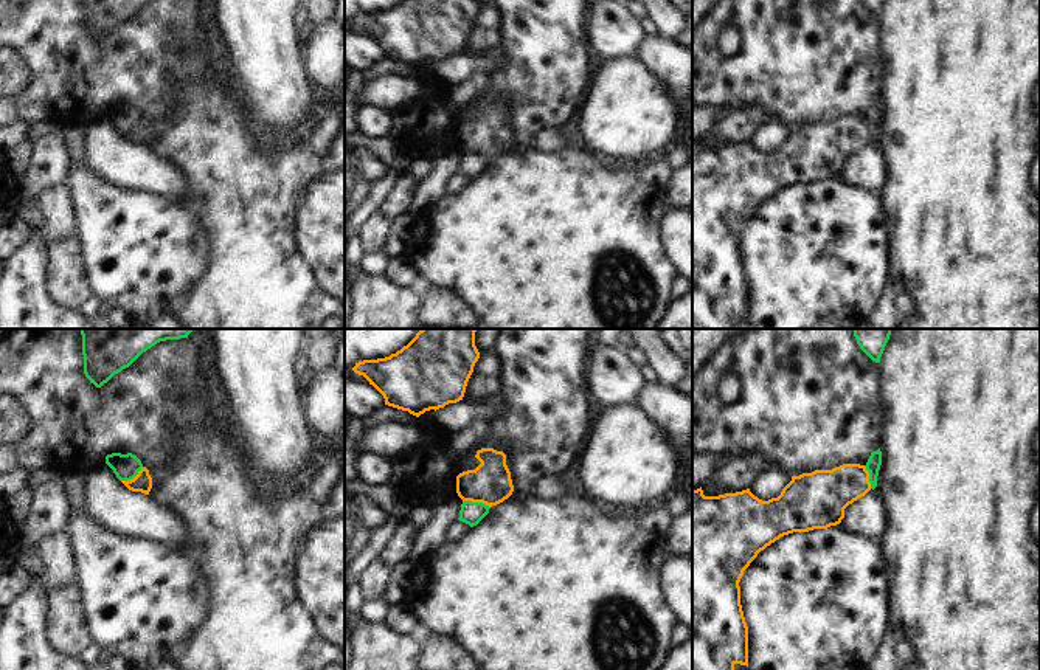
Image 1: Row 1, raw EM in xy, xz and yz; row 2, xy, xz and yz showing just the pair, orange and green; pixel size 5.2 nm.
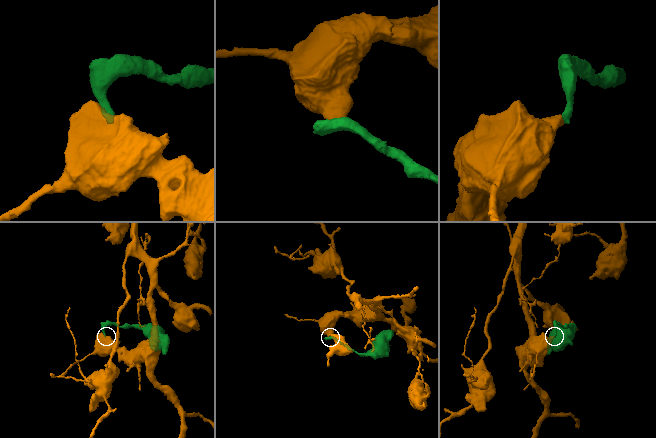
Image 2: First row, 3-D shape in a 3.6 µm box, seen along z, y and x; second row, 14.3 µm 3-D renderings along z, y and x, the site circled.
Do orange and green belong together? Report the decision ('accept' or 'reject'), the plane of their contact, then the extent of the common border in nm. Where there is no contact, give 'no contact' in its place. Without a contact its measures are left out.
reject | xz | 150 nm

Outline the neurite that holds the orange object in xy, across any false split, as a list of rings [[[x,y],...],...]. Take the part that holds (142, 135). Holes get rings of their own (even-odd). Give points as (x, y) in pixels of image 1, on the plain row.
[[[143,119],[138,127],[130,133],[121,133],[129,143],[132,144],[141,144],[144,147],[149,147],[152,141],[152,130],[149,127],[149,123]]]

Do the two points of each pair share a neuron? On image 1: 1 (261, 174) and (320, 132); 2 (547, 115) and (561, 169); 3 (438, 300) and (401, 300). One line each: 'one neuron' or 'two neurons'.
1: two neurons
2: two neurons
3: two neurons

